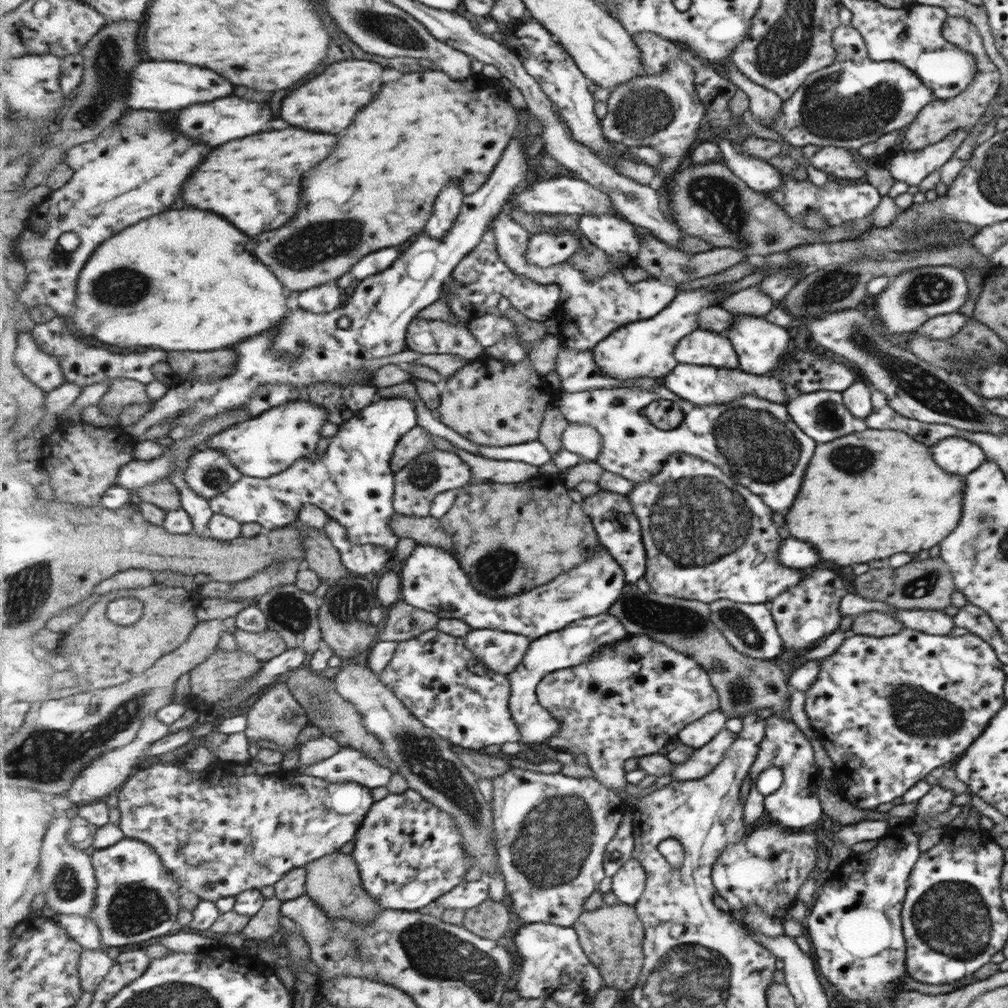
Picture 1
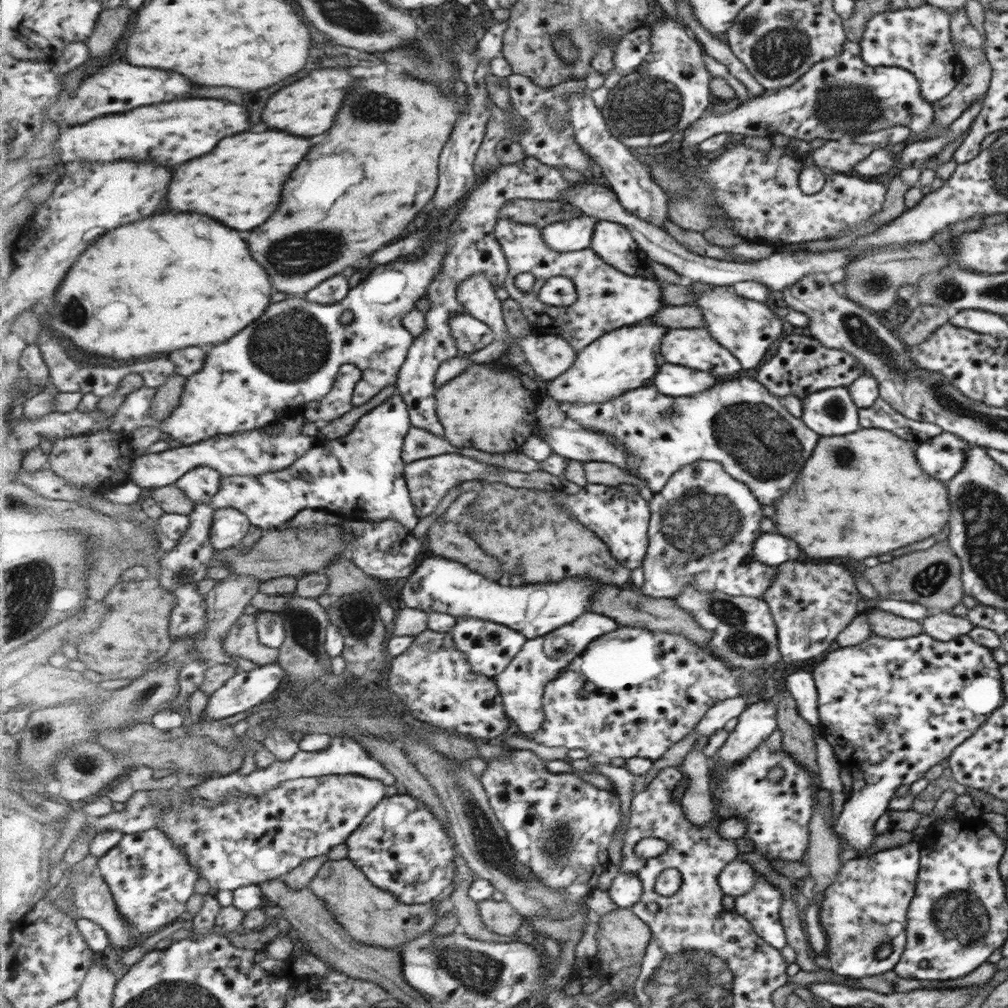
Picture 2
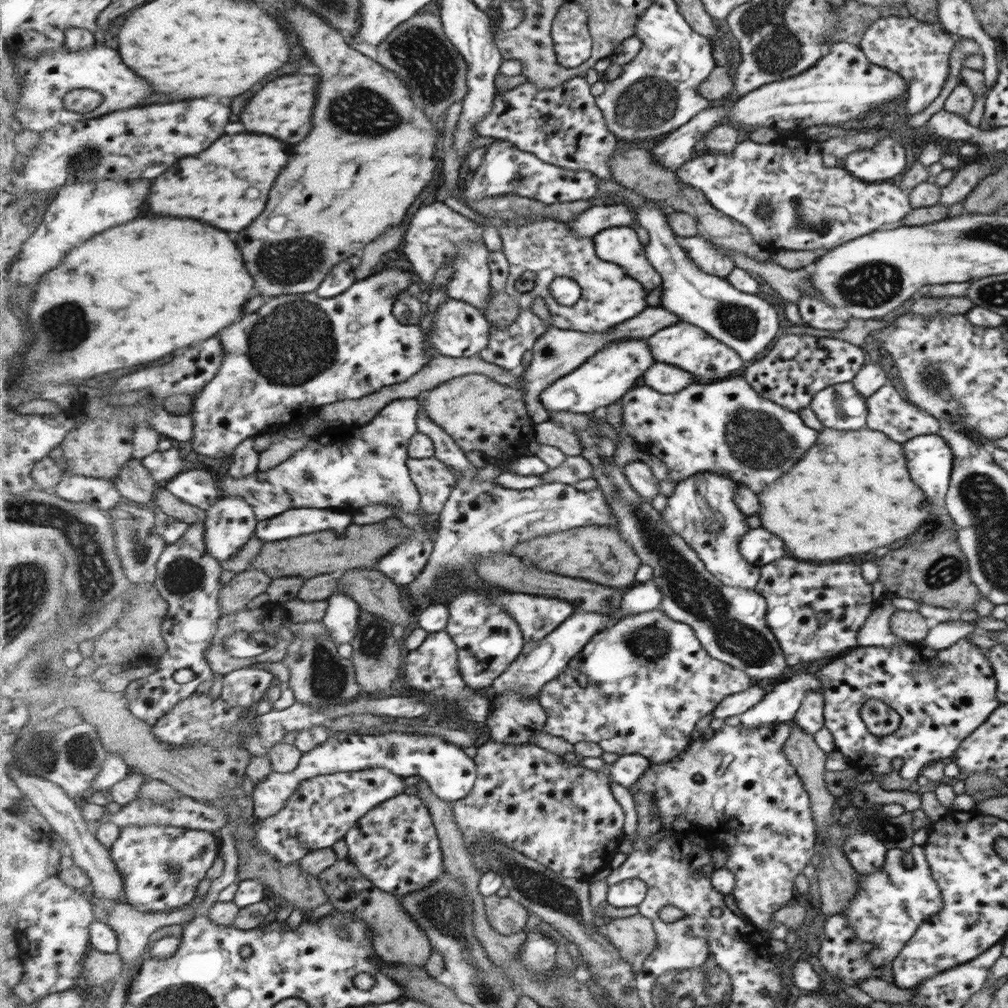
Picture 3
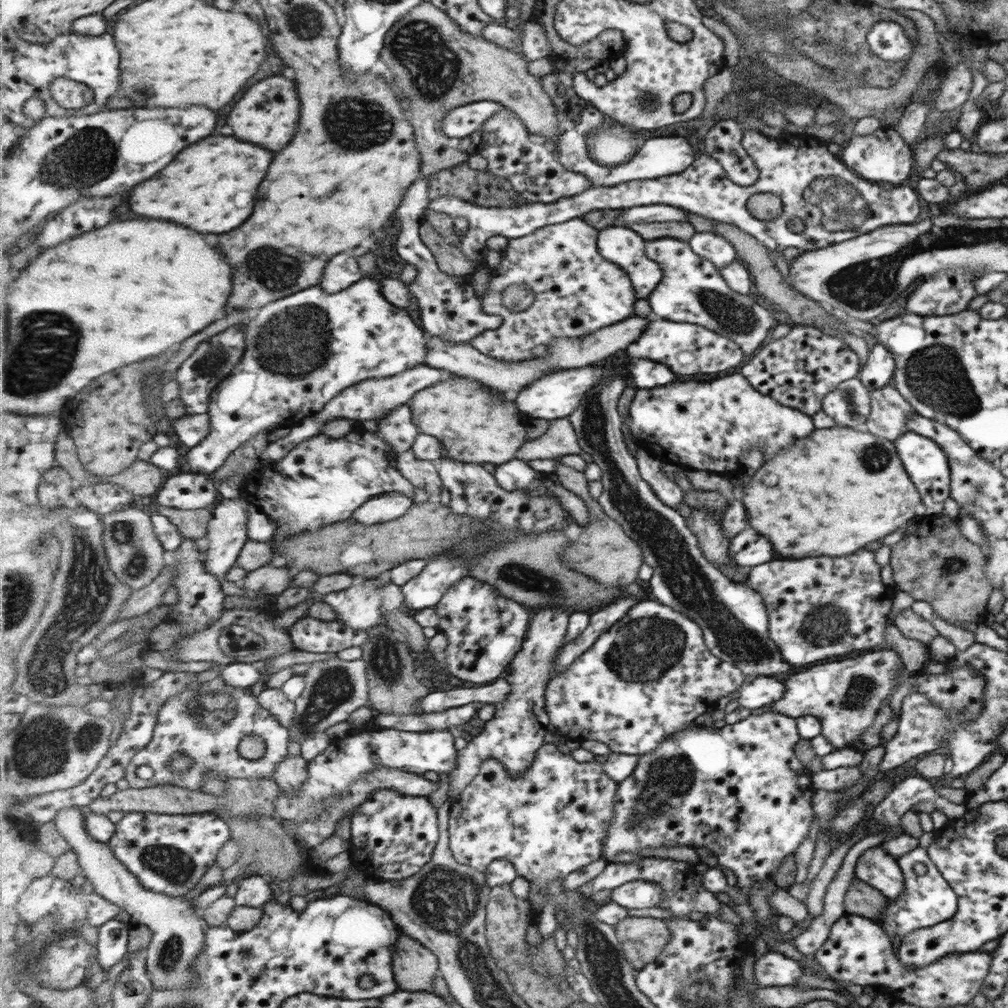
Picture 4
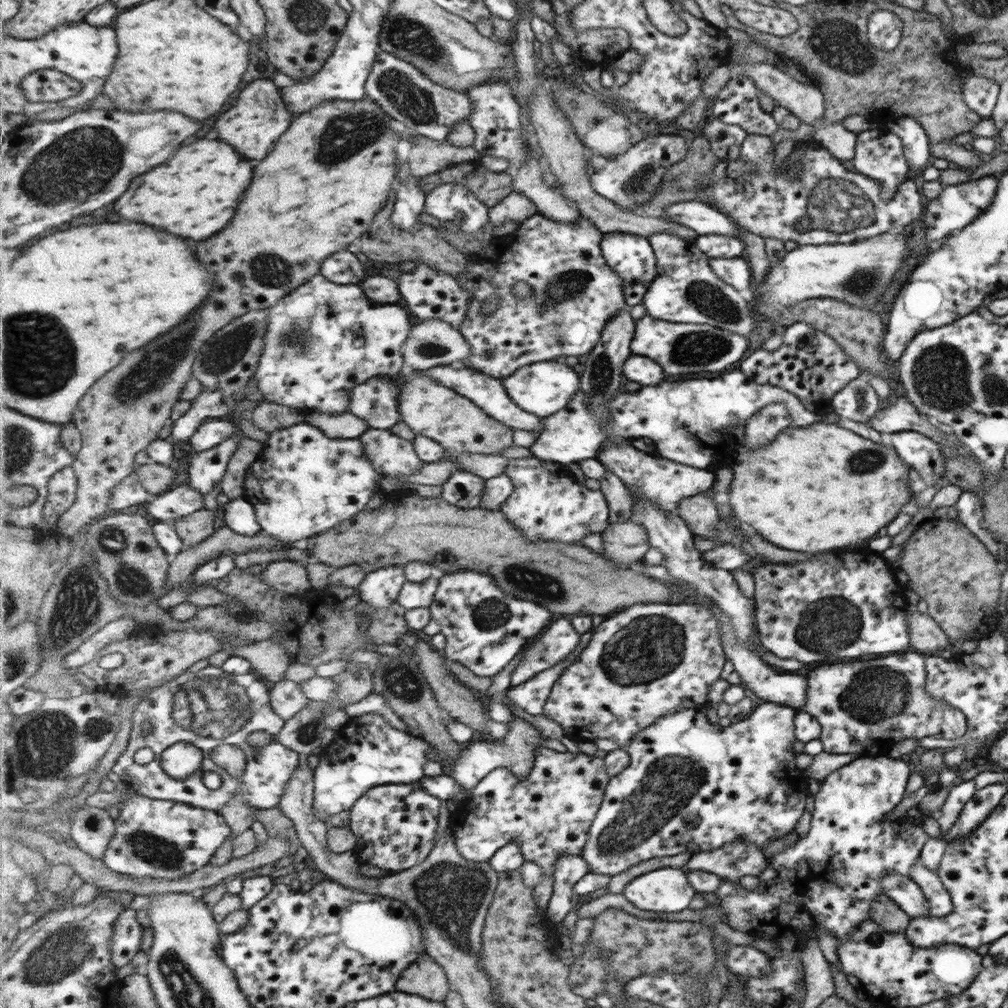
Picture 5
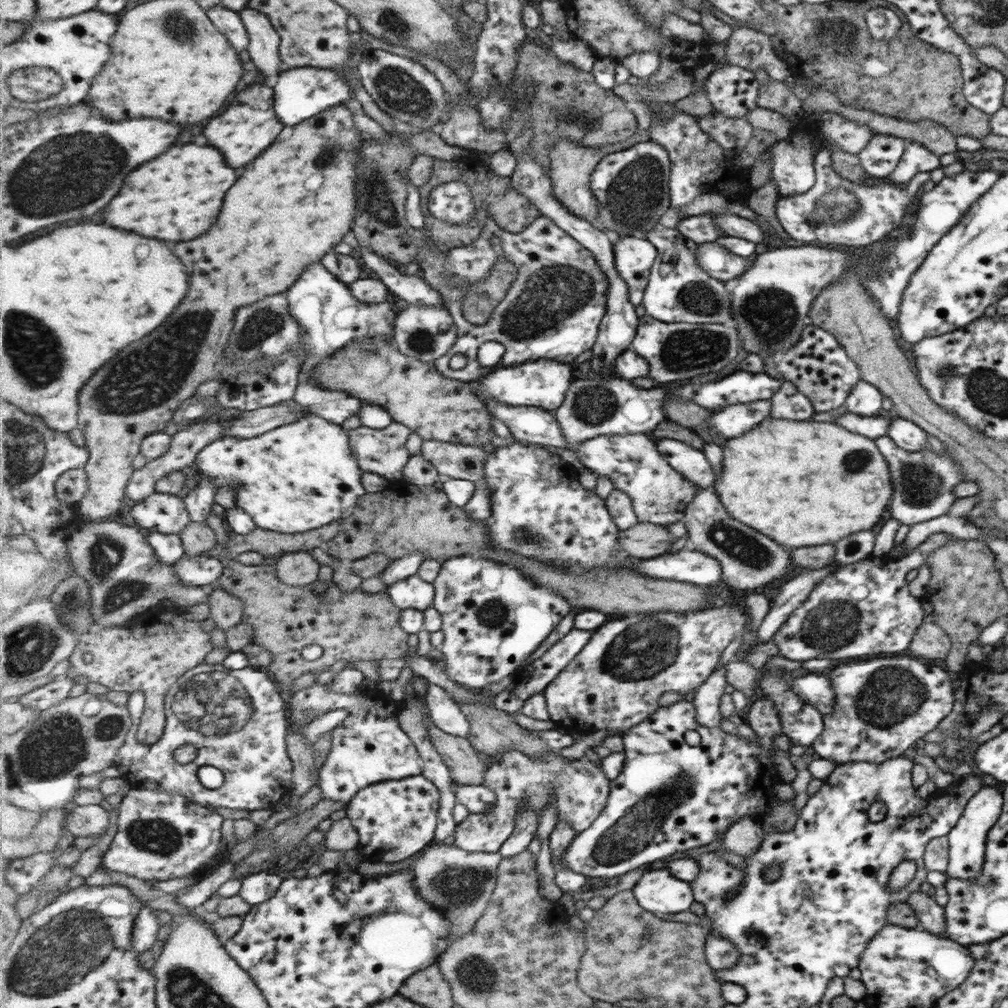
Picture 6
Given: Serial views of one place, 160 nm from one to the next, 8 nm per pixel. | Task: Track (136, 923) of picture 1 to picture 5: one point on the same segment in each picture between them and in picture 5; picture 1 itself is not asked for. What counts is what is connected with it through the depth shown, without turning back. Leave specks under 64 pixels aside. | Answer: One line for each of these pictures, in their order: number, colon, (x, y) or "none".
2: (151, 880)
3: (162, 866)
4: (169, 853)
5: (167, 840)

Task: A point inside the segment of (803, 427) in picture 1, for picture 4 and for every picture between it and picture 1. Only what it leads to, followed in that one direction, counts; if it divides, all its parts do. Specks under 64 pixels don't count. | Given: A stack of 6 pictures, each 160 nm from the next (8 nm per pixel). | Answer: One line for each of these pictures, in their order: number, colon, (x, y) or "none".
2: (831, 412)
3: (840, 407)
4: (848, 404)

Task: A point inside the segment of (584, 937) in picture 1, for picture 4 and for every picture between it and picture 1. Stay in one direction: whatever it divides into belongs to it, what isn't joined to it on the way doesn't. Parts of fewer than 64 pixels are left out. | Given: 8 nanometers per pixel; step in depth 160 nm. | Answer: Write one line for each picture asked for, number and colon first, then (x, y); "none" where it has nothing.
2: (623, 938)
3: (635, 937)
4: (643, 939)

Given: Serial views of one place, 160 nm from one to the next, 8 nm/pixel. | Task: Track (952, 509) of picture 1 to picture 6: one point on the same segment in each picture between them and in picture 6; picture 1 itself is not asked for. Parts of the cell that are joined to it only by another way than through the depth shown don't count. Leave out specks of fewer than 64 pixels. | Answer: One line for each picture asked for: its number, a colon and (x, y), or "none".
2: (862, 494)
3: (851, 493)
4: (827, 496)
5: (822, 487)
6: (801, 483)

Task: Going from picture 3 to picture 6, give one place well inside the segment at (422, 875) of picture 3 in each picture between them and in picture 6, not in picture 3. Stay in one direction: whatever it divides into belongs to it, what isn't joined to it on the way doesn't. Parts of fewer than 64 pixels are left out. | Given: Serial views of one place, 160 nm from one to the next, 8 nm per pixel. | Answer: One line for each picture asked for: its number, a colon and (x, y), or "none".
4: (399, 833)
5: (396, 825)
6: (395, 819)

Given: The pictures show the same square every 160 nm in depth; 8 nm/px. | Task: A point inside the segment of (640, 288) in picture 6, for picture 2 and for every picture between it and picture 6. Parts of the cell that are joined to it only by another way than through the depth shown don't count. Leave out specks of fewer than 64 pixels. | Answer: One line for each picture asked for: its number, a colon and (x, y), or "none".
2: (614, 242)
3: (622, 245)
4: (620, 244)
5: (632, 256)

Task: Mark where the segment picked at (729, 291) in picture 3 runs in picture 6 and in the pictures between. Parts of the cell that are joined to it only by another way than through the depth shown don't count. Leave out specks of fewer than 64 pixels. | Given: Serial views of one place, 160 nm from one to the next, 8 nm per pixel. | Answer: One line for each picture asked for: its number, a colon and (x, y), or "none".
4: (692, 290)
5: (686, 290)
6: (679, 291)

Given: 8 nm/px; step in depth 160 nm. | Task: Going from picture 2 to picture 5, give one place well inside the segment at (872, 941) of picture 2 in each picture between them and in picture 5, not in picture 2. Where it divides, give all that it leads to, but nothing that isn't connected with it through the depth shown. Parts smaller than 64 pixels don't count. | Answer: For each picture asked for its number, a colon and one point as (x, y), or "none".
3: (890, 904)
4: (927, 900)
5: (939, 903)

